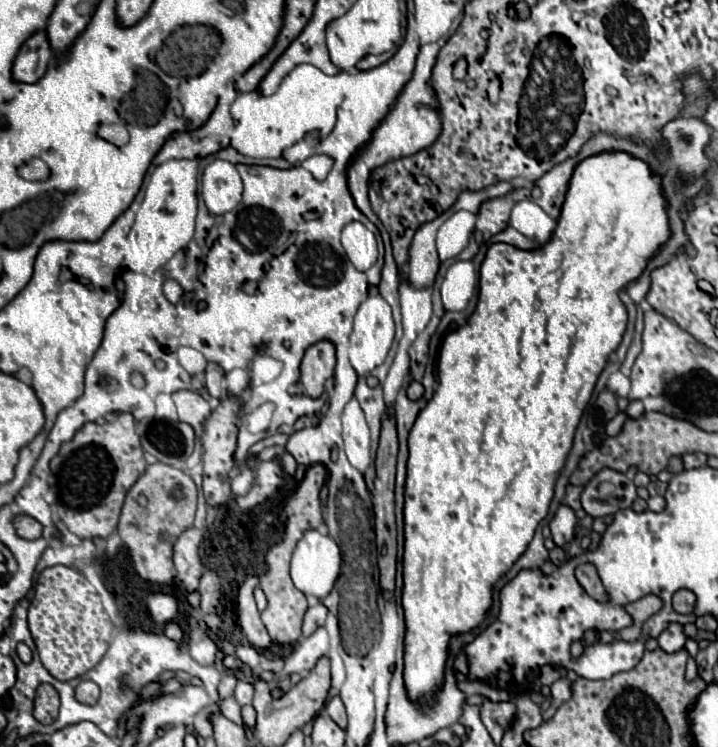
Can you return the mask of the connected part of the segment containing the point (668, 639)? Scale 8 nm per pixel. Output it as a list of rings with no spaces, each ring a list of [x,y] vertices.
[[[670,623],[660,635],[658,635],[658,643],[660,649],[664,649],[666,653],[676,653],[684,647],[686,643],[686,635],[684,635],[684,627],[678,623]]]

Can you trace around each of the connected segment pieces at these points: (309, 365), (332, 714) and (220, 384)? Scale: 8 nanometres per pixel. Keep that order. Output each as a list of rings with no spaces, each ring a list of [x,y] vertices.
[[[320,341],[308,347],[300,365],[300,383],[304,387],[304,395],[318,399],[324,393],[324,383],[334,375],[336,351],[330,341]]]
[[[334,697],[326,703],[324,707],[324,713],[340,727],[340,729],[346,729],[346,711],[344,711],[344,705],[342,705],[342,699],[340,697]]]
[[[208,363],[204,375],[206,375],[206,379],[204,379],[206,391],[208,391],[212,397],[222,399],[222,397],[224,397],[224,371],[222,371],[216,363]]]

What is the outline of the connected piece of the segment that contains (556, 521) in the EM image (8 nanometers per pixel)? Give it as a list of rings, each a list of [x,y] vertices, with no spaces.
[[[560,505],[558,513],[550,521],[550,531],[556,547],[564,547],[572,537],[576,529],[576,515],[568,505]]]

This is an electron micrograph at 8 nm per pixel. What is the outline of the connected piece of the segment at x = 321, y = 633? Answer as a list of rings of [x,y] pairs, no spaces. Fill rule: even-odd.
[[[324,627],[316,629],[310,637],[296,643],[294,651],[286,659],[286,673],[304,673],[314,669],[316,661],[324,655],[328,655],[330,649],[330,637]]]

